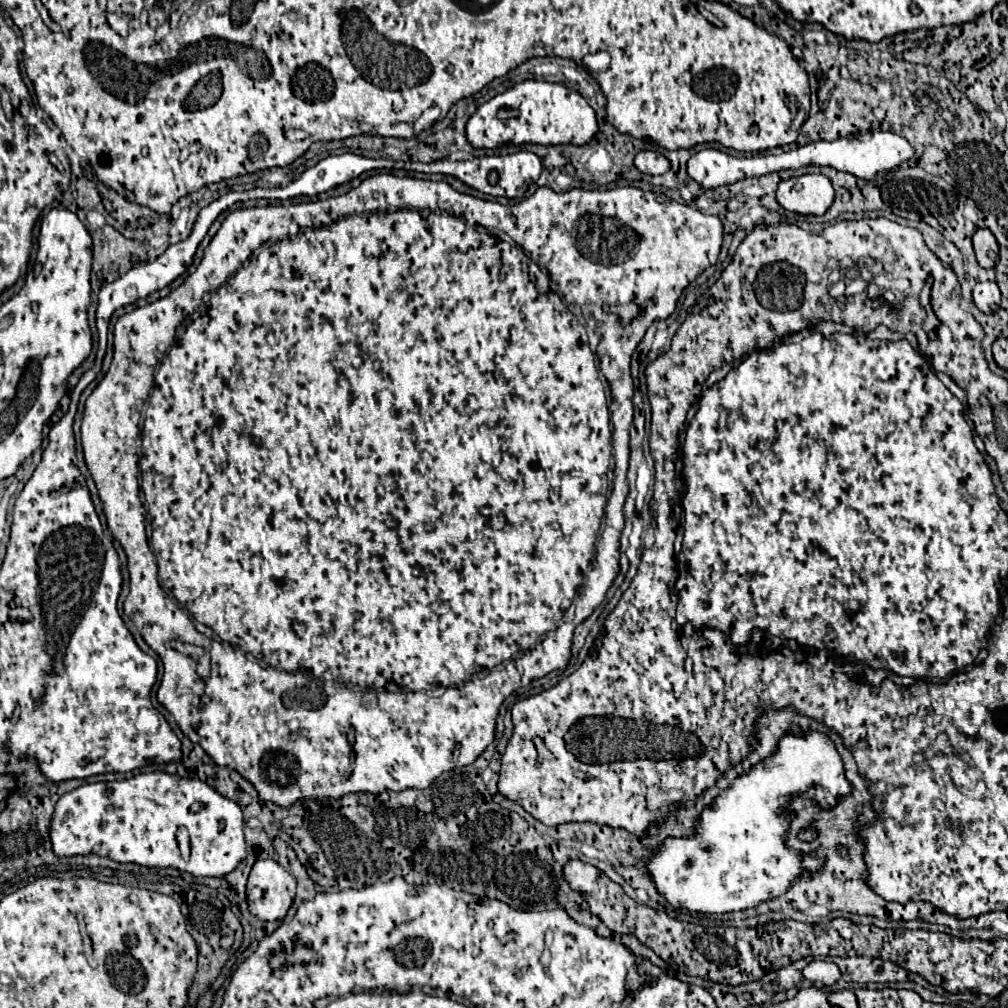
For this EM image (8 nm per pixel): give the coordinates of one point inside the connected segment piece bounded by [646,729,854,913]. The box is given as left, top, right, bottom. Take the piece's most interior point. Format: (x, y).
(737, 857)

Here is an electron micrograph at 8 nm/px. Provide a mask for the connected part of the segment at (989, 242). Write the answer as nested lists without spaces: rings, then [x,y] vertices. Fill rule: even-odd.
[[[978,229],[972,237],[972,243],[974,243],[976,259],[984,269],[994,267],[998,263],[998,243],[988,229]]]

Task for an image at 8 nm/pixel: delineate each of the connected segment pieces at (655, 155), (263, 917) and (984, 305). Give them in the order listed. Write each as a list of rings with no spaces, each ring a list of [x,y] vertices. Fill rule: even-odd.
[[[640,151],[634,159],[638,171],[648,175],[664,175],[670,169],[670,161],[658,151]]]
[[[274,859],[256,861],[248,877],[248,889],[262,889],[262,897],[248,901],[250,913],[260,921],[282,921],[296,895],[296,879]]]
[[[982,281],[974,287],[974,305],[982,313],[994,313],[1000,307],[1000,289],[994,281]]]

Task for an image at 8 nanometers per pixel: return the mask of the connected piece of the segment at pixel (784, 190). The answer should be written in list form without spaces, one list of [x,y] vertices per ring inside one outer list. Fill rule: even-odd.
[[[824,175],[792,177],[780,181],[776,201],[784,209],[800,215],[824,215],[834,201],[834,189]]]

